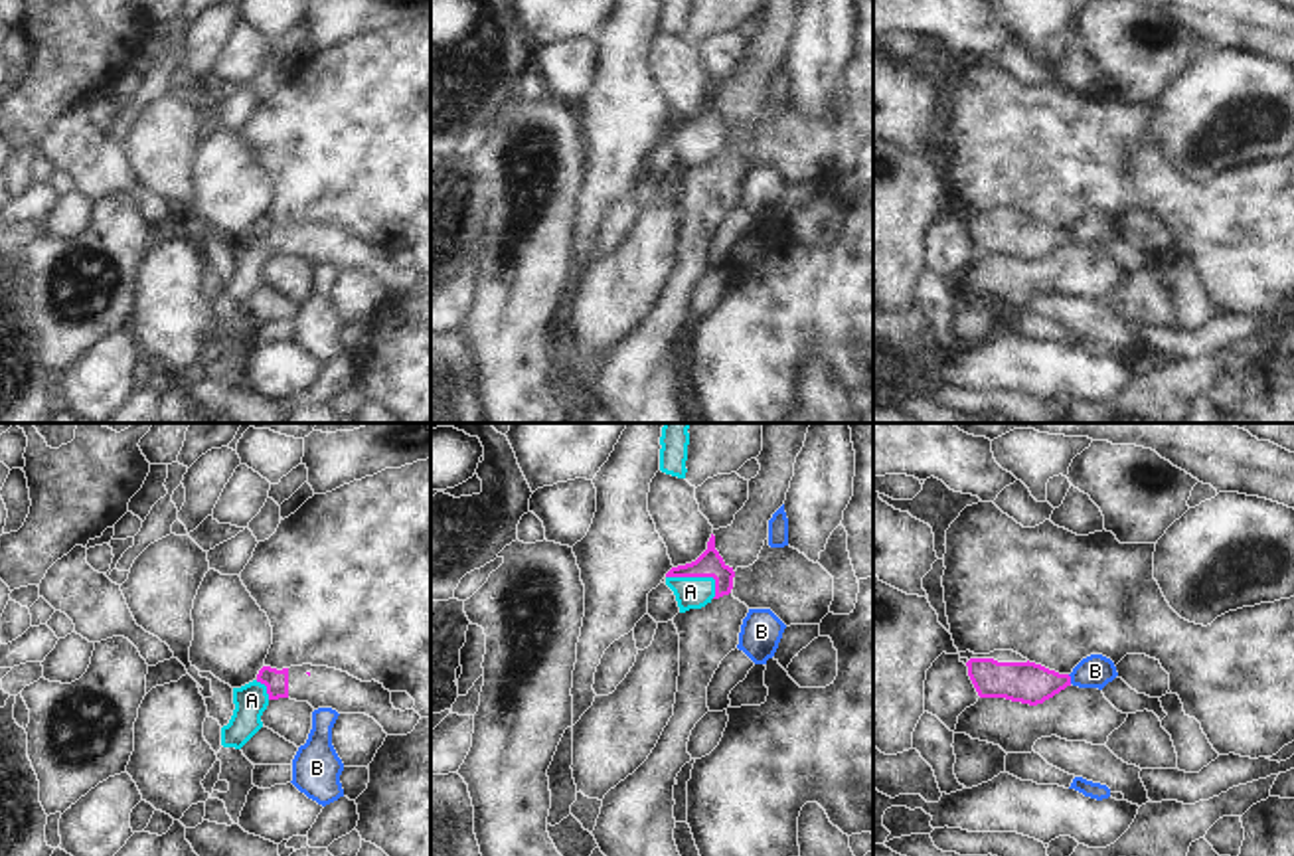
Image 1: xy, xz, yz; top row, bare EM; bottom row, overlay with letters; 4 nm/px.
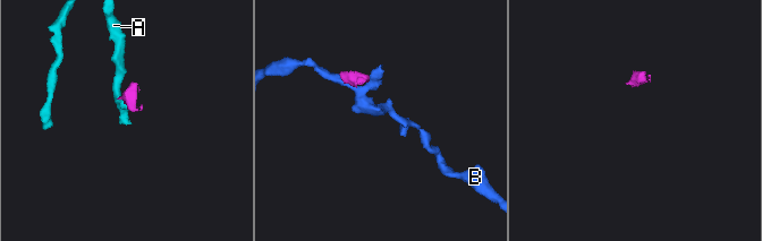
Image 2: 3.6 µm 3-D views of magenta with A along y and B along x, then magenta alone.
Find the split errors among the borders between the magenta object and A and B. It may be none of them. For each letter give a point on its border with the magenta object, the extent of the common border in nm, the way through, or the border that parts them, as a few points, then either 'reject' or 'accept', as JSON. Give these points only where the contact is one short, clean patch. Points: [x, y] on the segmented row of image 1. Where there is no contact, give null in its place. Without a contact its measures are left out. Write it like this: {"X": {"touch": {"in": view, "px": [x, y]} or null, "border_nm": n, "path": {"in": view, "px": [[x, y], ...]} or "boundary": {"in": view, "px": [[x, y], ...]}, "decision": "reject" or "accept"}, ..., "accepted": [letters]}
{"A": {"touch": {"in": "xz", "px": [698, 576]}, "border_nm": 220, "path": {"in": "xz", "px": [[710, 564], [698, 576], [690, 592]]}, "decision": "accept"}, "B": {"touch": {"in": "yz", "px": [1069, 679]}, "border_nm": 40, "boundary": {"in": "yz", "px": [[1067, 675], [1071, 683]]}, "decision": "reject"}, "accepted": ["A"]}

